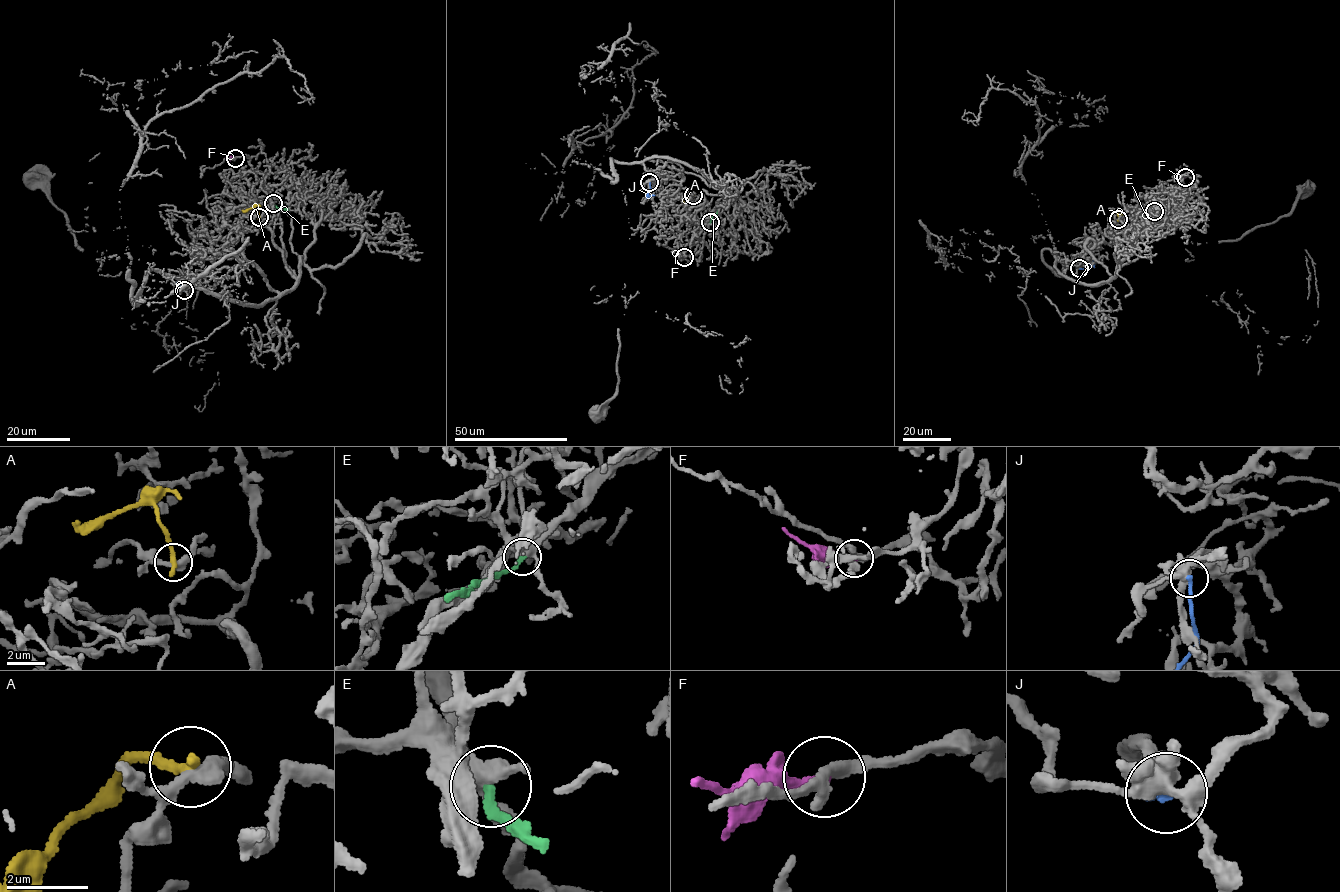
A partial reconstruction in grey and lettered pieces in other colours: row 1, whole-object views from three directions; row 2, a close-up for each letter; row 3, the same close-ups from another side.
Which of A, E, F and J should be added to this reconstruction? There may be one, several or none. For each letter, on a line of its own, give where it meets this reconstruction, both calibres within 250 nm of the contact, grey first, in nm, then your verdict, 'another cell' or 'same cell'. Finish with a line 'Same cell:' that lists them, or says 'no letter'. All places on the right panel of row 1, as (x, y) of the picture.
A: meets grey at (1118, 219); 280 nm thick on the grey side, 320 nm on the other; another cell
E: meets grey at (1154, 211); 320 nm thick on the grey side, 240 nm on the other; same cell
F: meets grey at (1185, 177); 240 nm thick on the grey side, 220 nm on the other; another cell
J: meets grey at (1079, 268); 400 nm thick on the grey side, 220 nm on the other; another cell
Same cell: E

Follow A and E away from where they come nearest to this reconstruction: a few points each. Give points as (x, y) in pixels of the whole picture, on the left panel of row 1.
A: (259, 217), (255, 207), (242, 210)
E: (274, 203), (287, 211)

